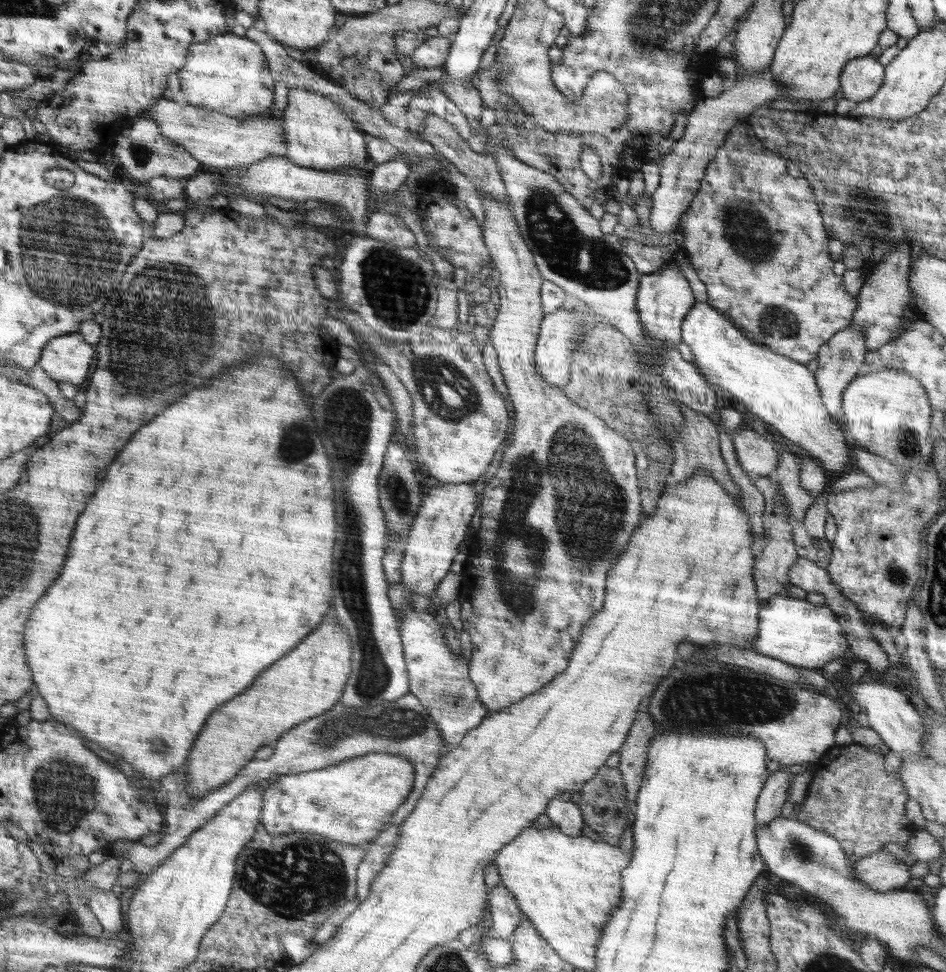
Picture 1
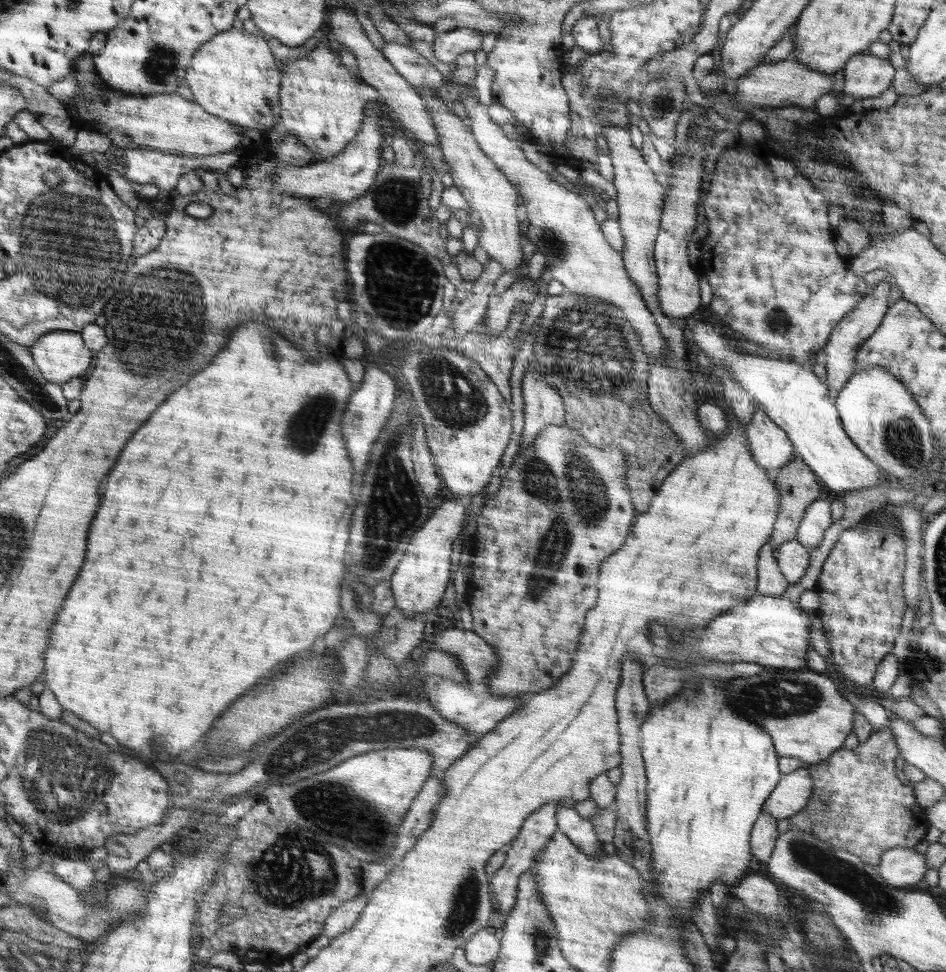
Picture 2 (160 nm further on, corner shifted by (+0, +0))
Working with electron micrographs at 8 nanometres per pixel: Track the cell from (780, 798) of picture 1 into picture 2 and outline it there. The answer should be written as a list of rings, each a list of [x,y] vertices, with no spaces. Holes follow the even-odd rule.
[[[761,811],[750,837],[750,848],[756,860],[767,863],[779,837],[778,821]]]

